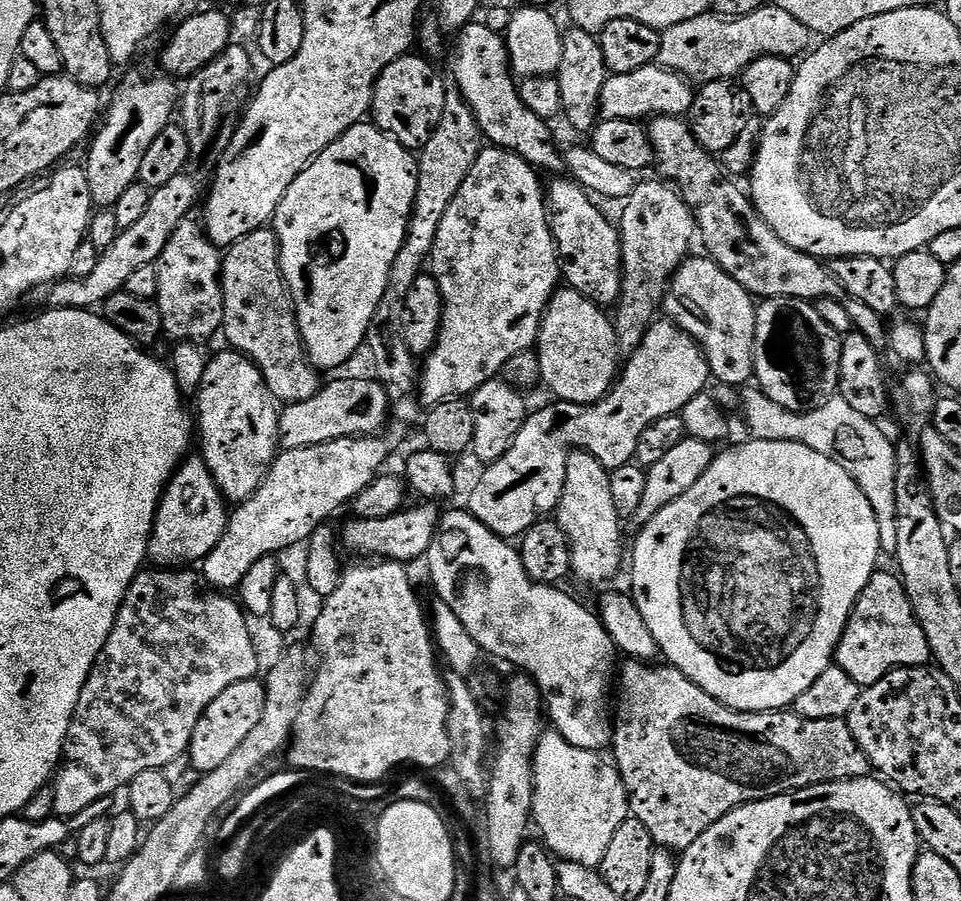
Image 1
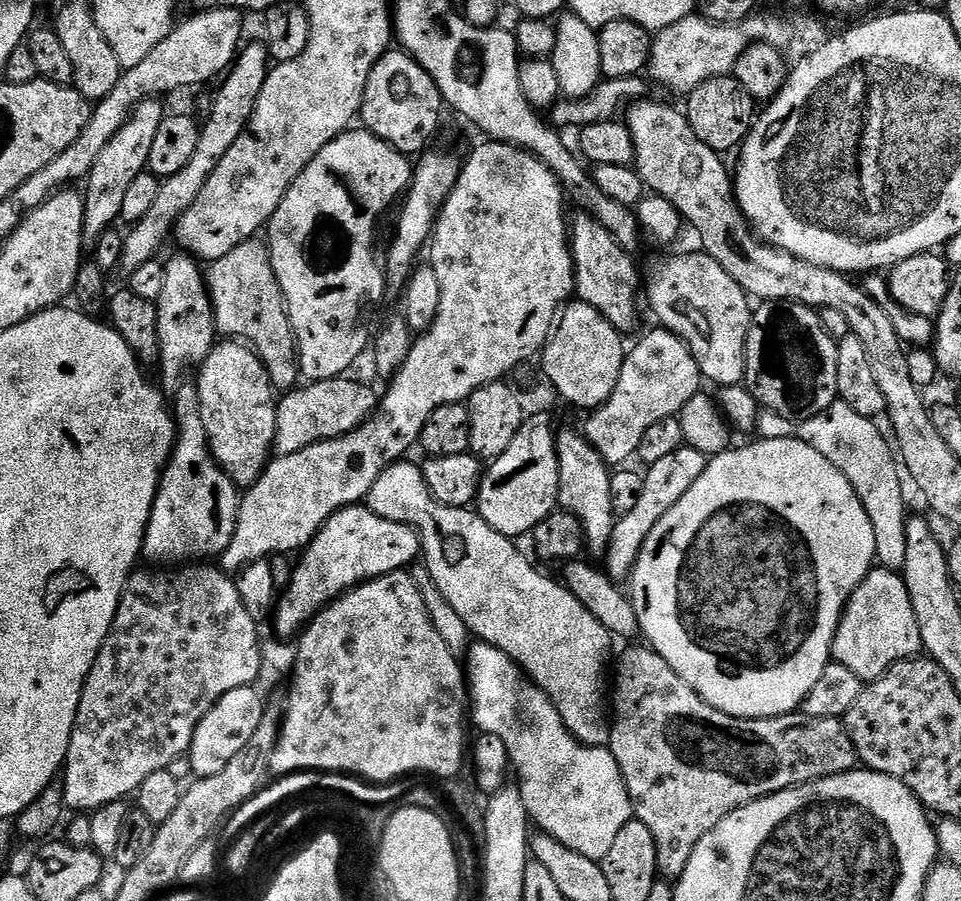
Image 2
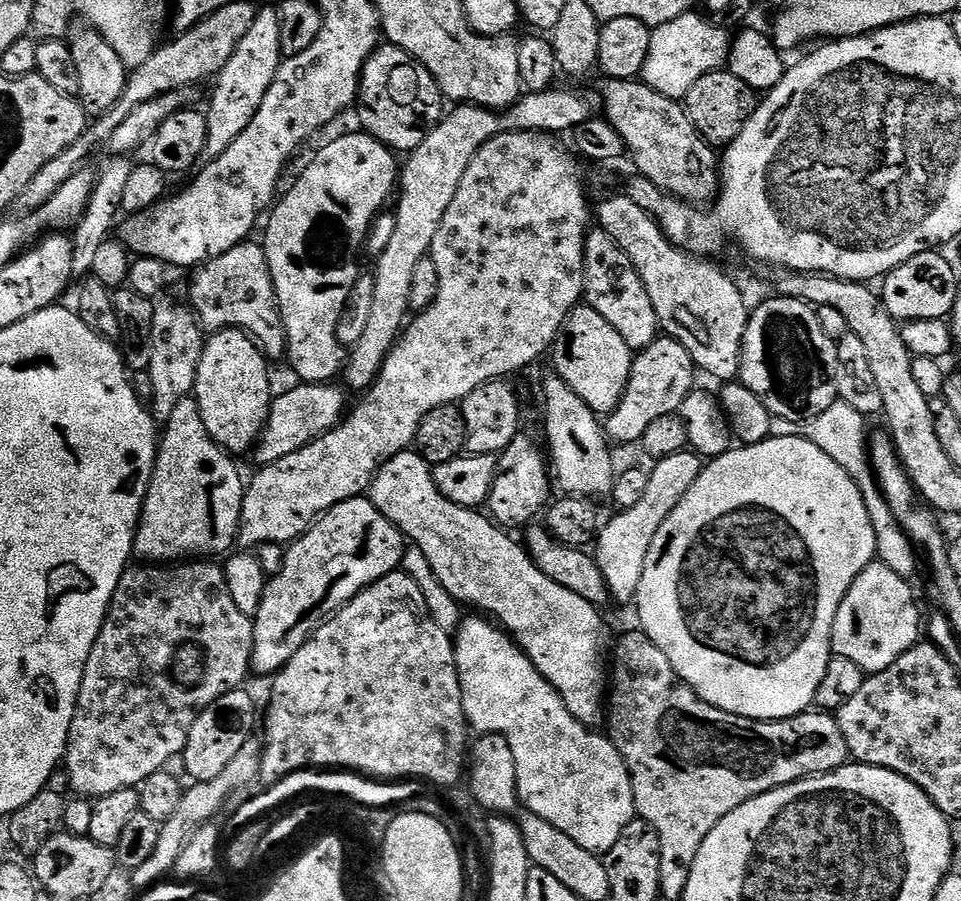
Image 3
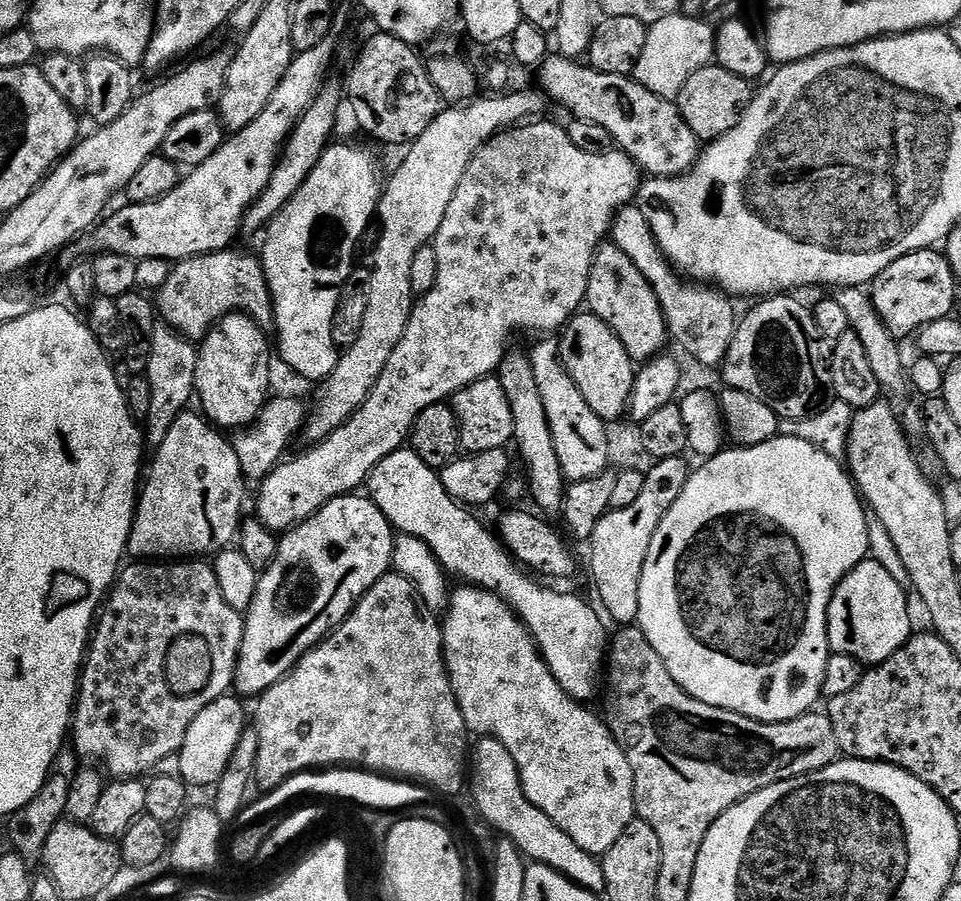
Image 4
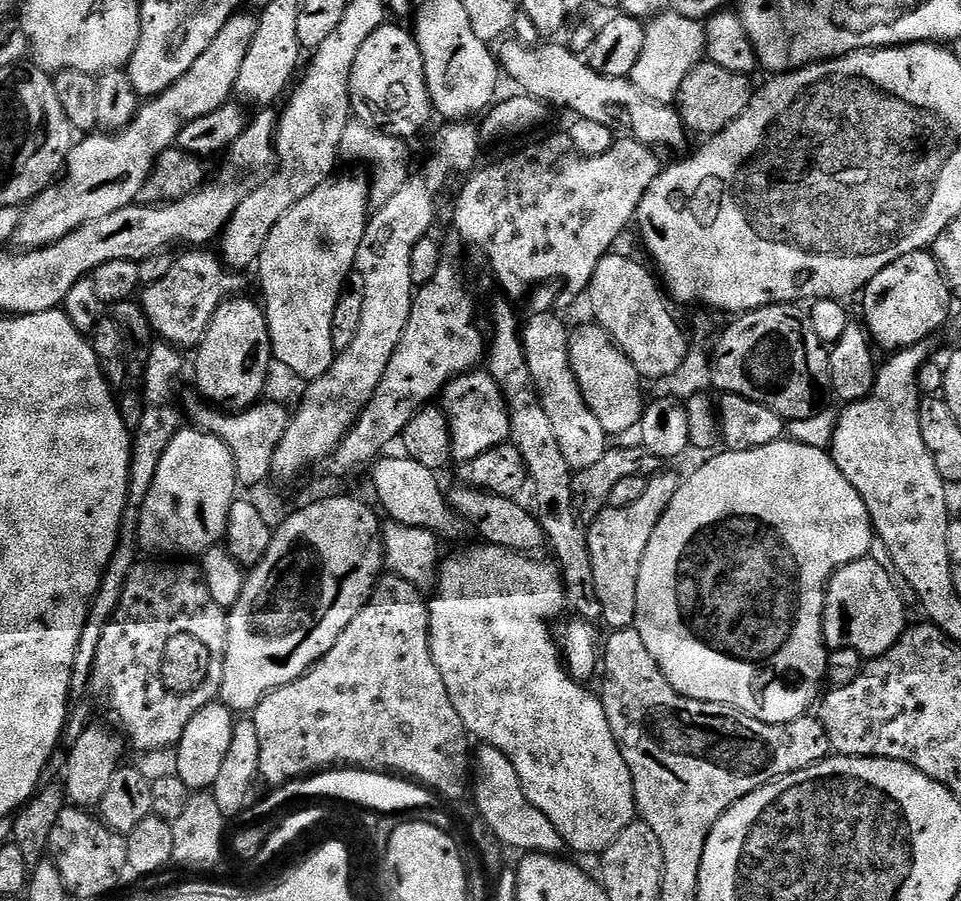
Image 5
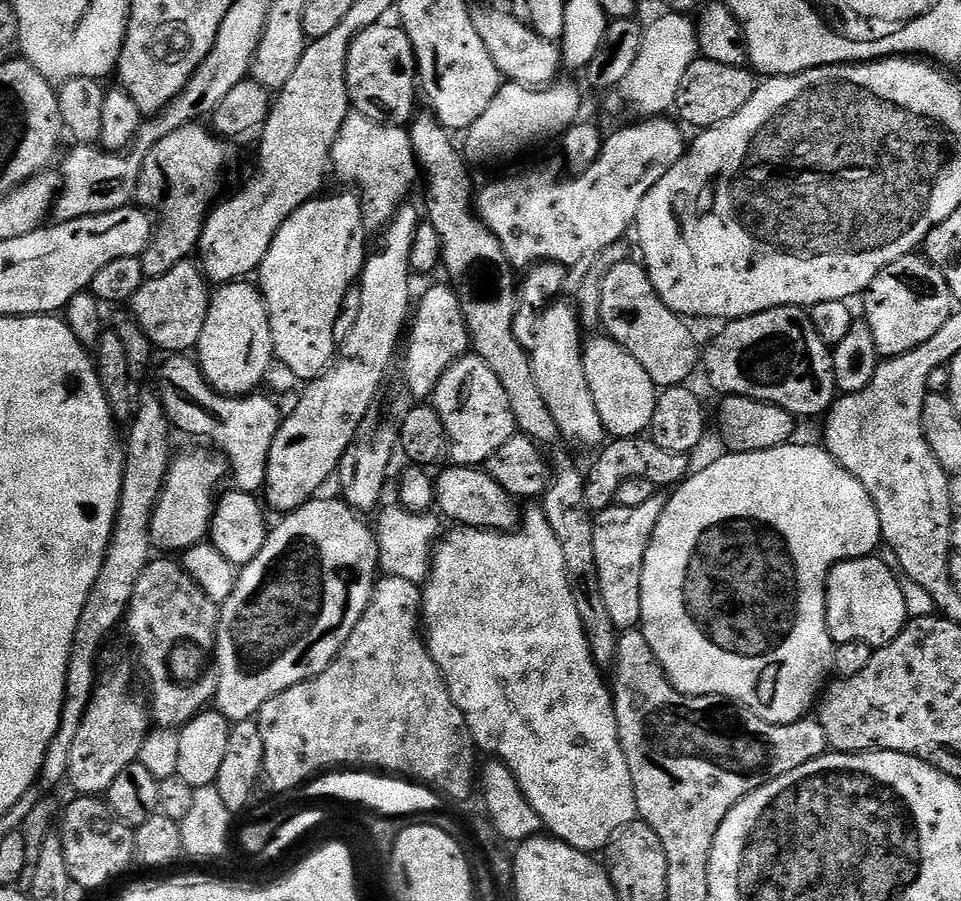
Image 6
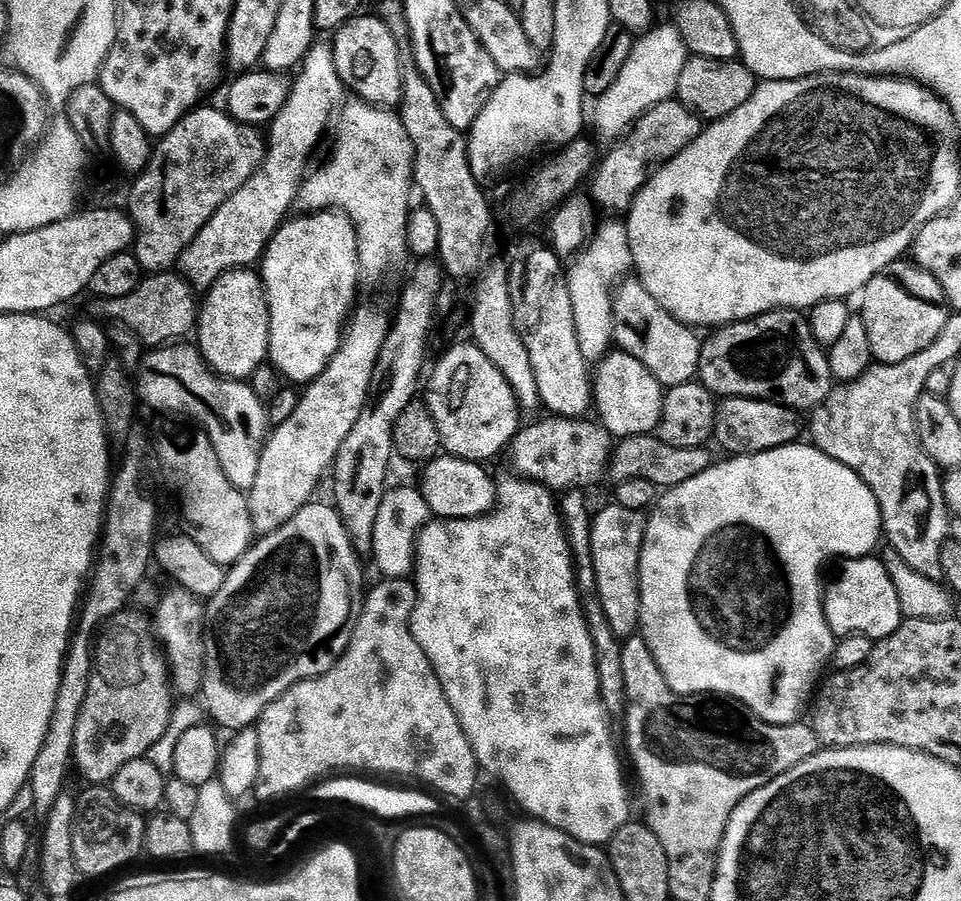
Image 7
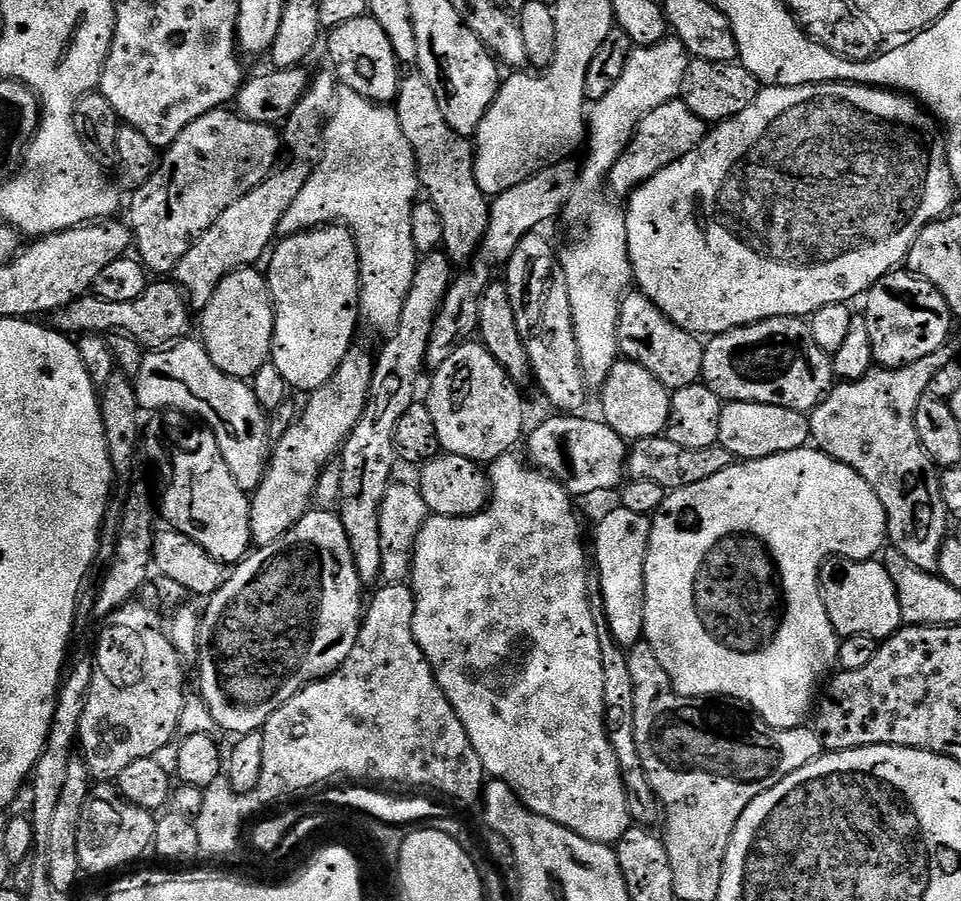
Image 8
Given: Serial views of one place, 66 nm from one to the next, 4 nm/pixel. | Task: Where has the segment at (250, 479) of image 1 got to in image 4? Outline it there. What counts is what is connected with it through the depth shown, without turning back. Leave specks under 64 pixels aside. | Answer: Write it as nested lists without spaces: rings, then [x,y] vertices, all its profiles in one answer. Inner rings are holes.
[[[232,312],[209,330],[198,351],[196,396],[198,404],[200,400],[204,407],[200,407],[203,415],[220,430],[243,430],[255,424],[270,399],[268,387],[272,384],[274,348],[269,333],[258,327],[250,317]]]

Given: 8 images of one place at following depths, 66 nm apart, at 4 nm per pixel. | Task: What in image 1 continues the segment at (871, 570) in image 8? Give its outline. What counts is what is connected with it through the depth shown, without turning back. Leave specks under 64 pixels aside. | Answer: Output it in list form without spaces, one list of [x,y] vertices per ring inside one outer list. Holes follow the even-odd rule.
[[[895,571],[873,572],[870,582],[864,587],[855,606],[852,607],[852,613],[836,647],[835,667],[846,670],[846,674],[850,674],[850,678],[854,678],[854,682],[858,682],[861,689],[865,689],[874,686],[874,682],[878,682],[896,668],[919,668],[927,665],[931,654],[930,646],[926,642],[926,634],[922,634],[922,626],[910,606],[910,598],[899,575]]]

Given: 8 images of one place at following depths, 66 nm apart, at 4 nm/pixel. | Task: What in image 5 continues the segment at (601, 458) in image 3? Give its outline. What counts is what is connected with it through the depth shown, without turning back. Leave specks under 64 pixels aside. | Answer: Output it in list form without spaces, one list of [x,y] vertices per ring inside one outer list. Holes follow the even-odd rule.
[[[538,310],[538,318],[529,315],[523,325],[520,337],[526,350],[526,362],[530,366],[532,381],[540,396],[542,406],[546,406],[546,414],[554,426],[554,434],[558,437],[566,462],[579,470],[586,466],[594,466],[598,458],[610,447],[610,437],[602,430],[602,422],[594,418],[590,406],[582,398],[582,390],[576,381],[576,375],[570,362],[568,349],[569,325],[564,325],[554,313]]]

